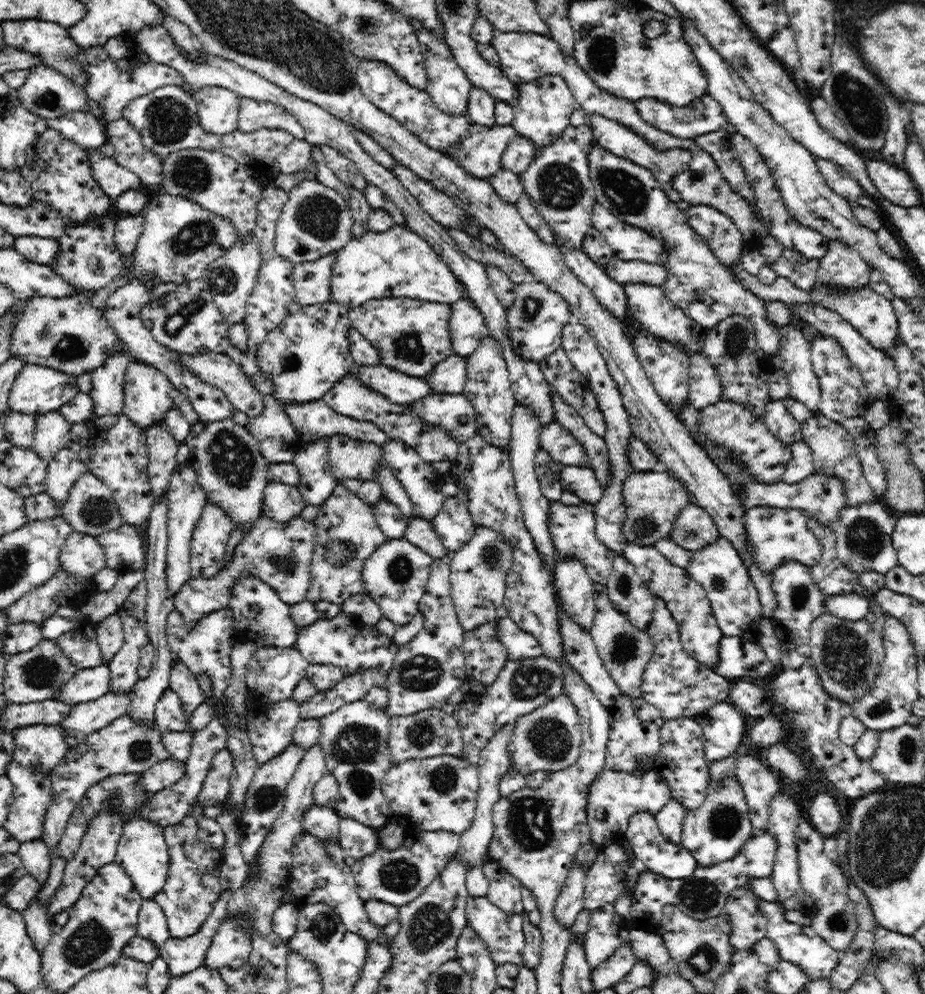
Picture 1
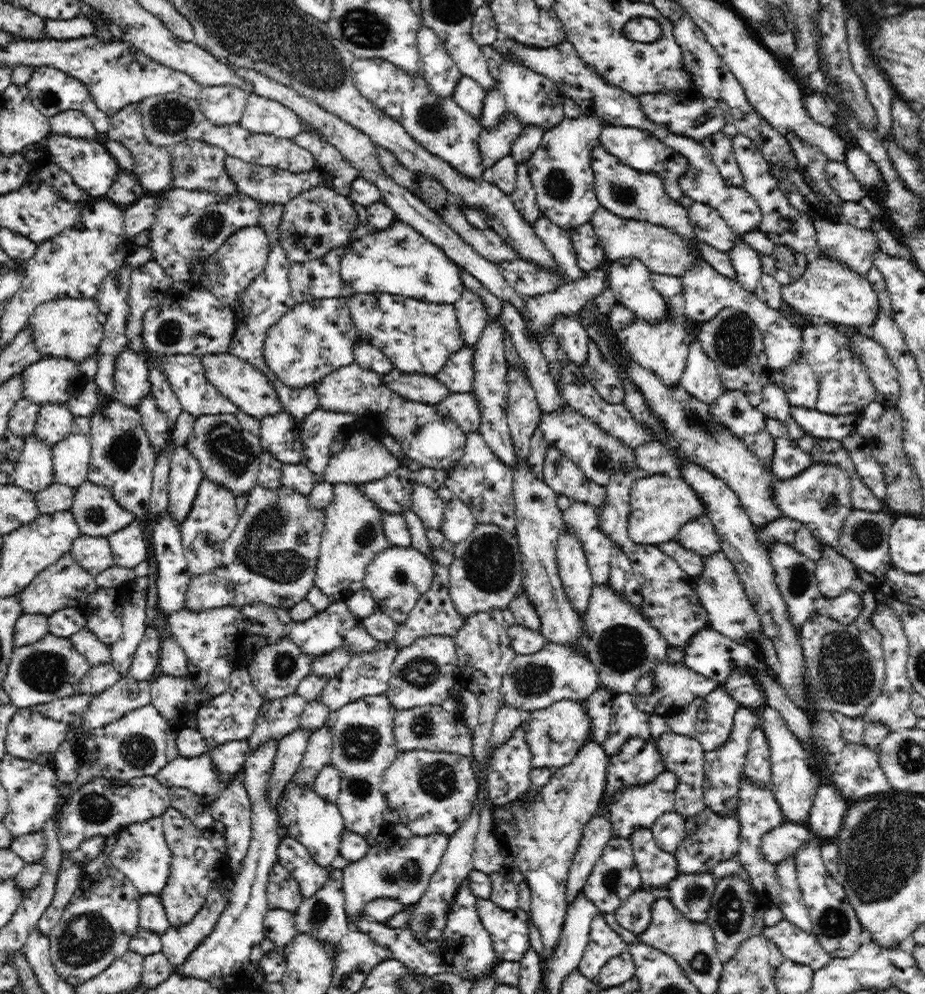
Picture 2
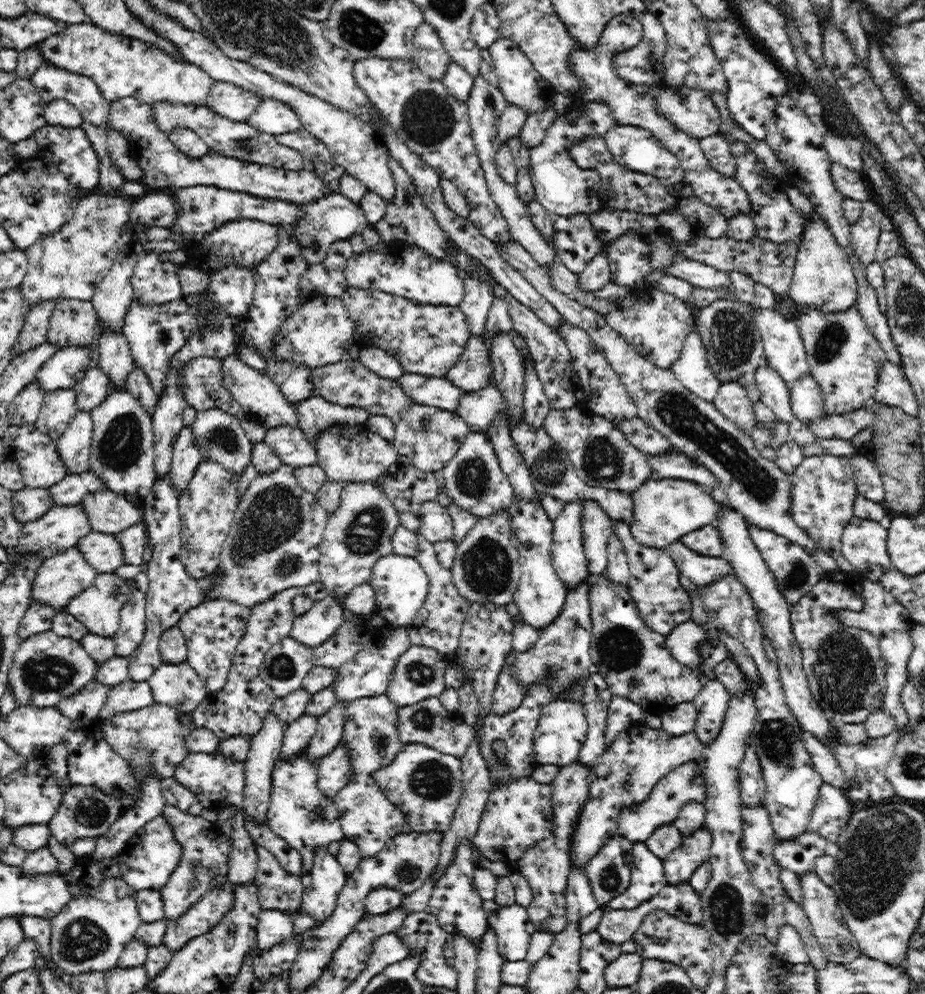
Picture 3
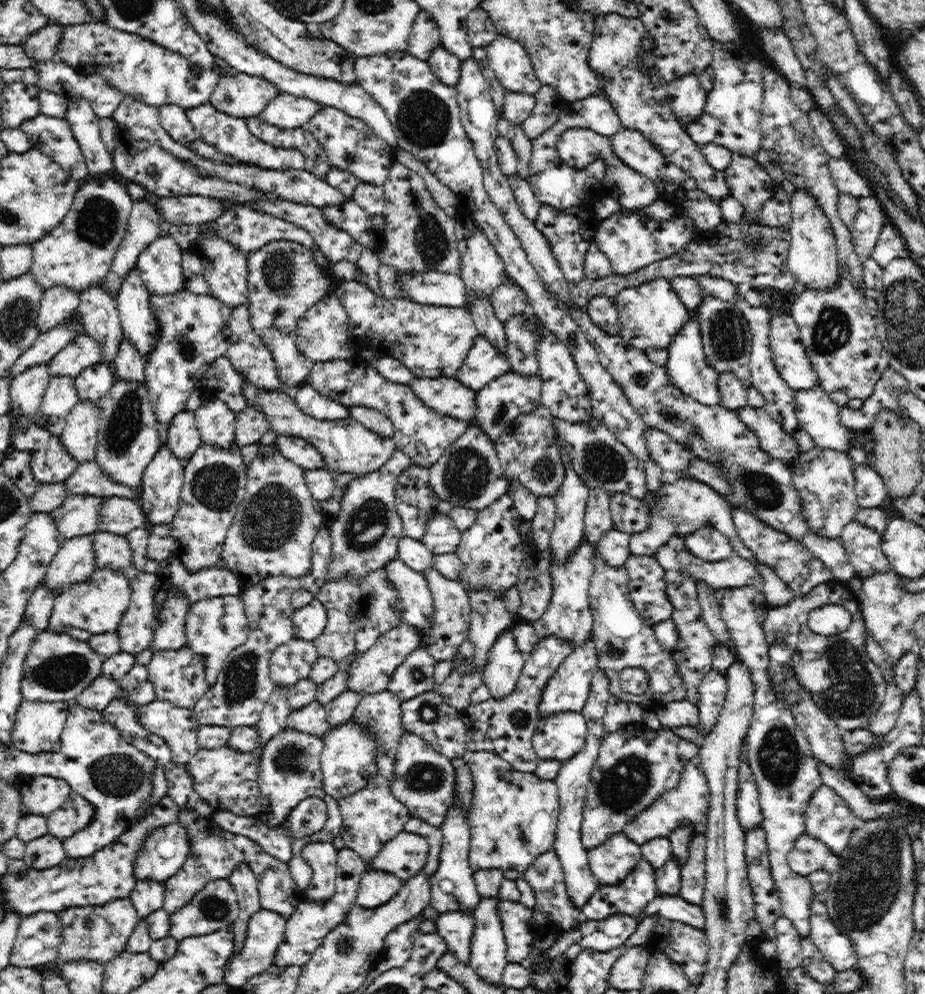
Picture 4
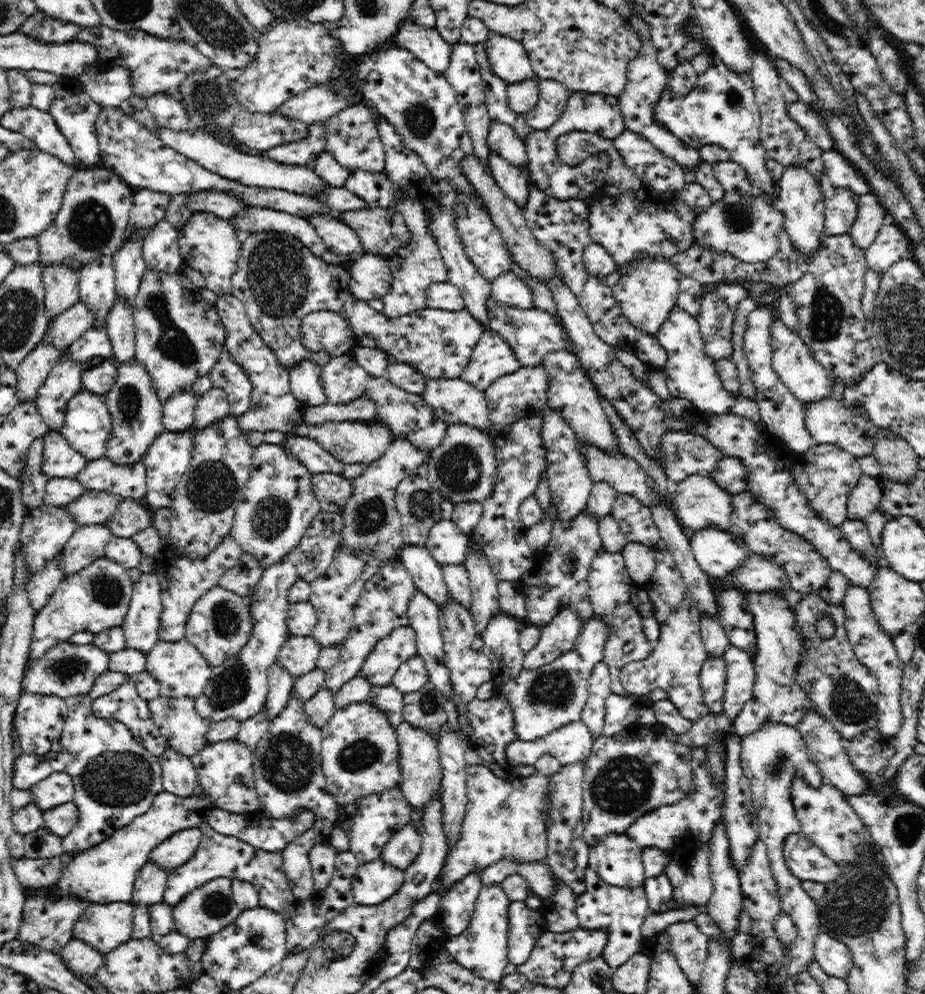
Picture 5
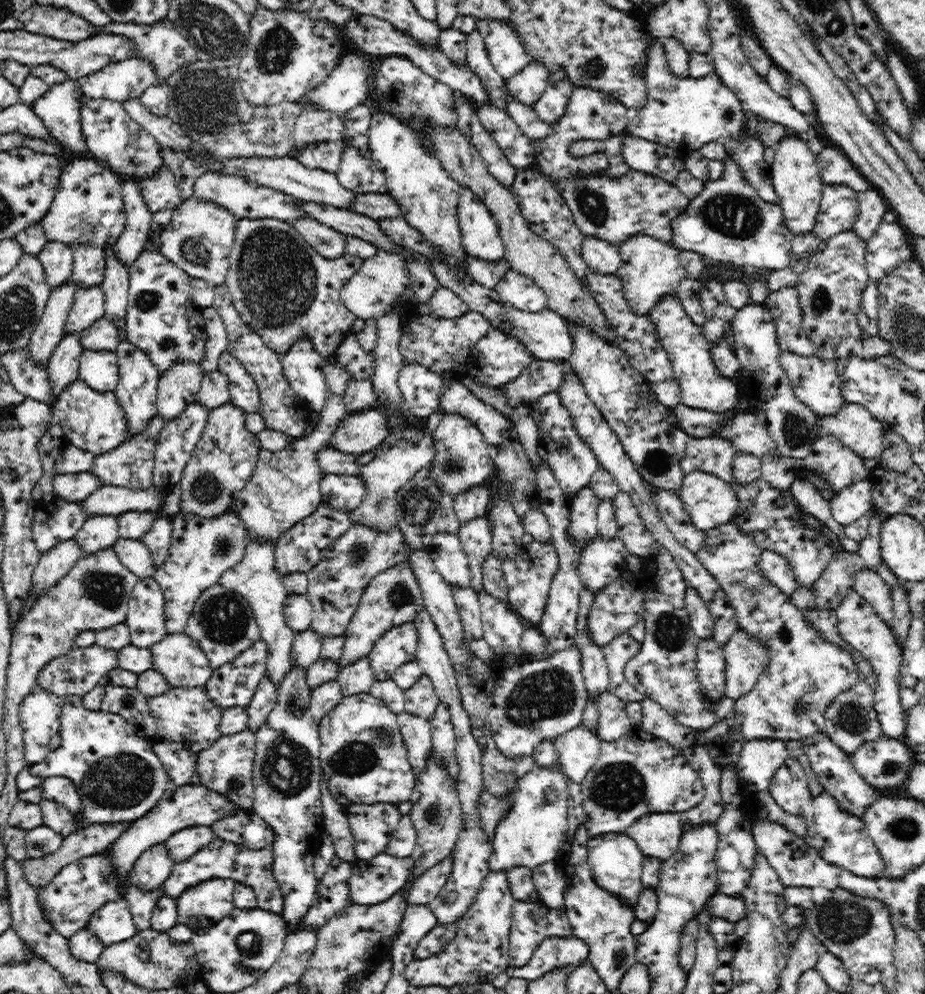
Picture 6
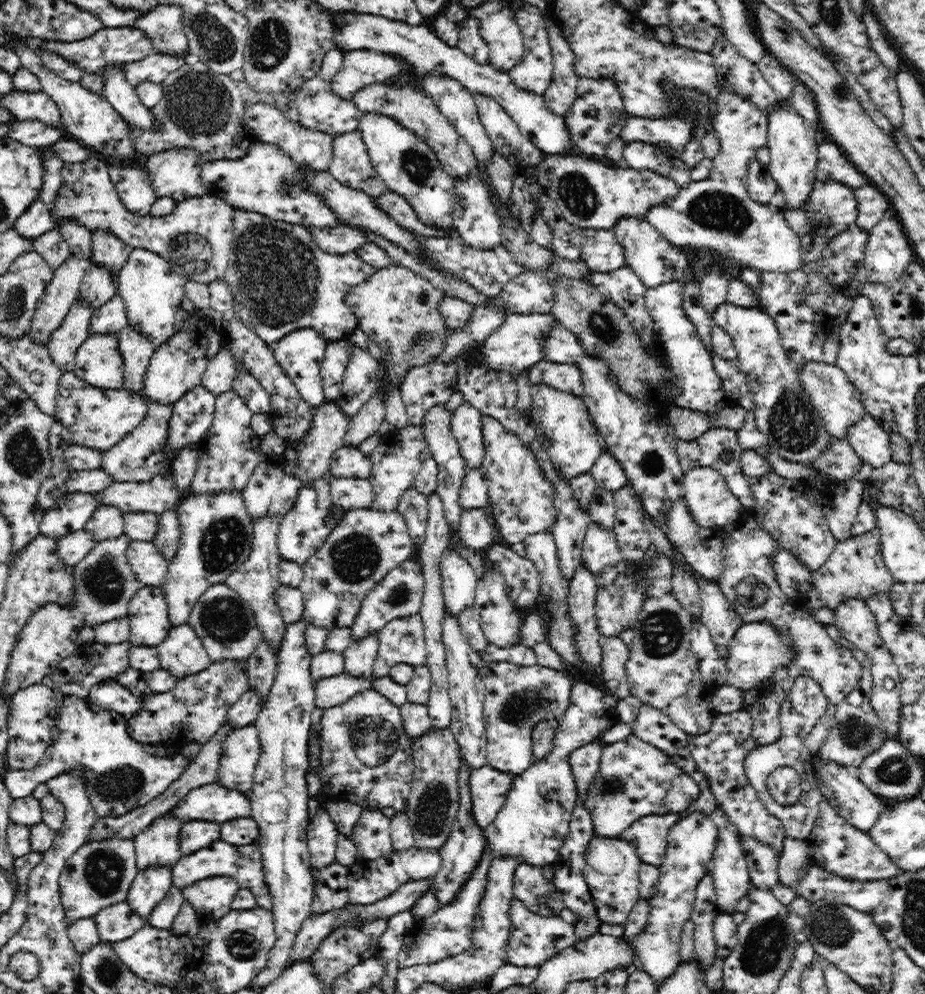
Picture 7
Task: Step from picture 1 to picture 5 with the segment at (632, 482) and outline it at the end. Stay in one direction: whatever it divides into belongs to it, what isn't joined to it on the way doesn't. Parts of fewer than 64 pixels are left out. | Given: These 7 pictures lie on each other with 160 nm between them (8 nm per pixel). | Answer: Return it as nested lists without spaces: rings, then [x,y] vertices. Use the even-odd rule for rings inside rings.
[[[702,473],[680,480],[669,493],[670,504],[673,505],[673,511],[681,526],[687,526],[696,531],[705,528],[728,529],[733,512],[732,497],[733,495],[726,488],[722,488],[708,474]],[[626,543],[621,553],[629,576],[635,585],[646,585],[651,580],[656,563],[653,561],[653,548],[640,543]]]

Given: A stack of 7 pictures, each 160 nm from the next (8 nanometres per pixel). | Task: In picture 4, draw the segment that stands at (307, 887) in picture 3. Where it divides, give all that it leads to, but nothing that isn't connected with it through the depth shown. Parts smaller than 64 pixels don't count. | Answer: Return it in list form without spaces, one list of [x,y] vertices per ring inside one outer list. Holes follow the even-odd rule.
[[[329,842],[303,844],[299,850],[311,866],[313,877],[304,894],[307,900],[328,900],[334,896],[338,849]]]

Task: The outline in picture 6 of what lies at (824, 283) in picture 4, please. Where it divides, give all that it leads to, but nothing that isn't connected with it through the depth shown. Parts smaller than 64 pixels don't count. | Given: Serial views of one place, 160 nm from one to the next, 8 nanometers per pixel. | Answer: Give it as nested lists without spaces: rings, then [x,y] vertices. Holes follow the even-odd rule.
[[[788,129],[786,135],[780,138],[774,150],[774,162],[771,164],[772,183],[779,197],[778,205],[783,211],[786,225],[795,235],[813,232],[825,188],[821,178],[820,158],[811,150],[807,139],[791,129]]]

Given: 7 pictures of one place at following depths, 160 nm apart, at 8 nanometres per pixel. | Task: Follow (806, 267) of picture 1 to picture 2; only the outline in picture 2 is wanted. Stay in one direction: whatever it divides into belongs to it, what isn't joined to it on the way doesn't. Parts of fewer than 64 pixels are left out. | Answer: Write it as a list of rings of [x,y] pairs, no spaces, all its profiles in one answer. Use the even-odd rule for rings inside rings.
[[[774,244],[774,250],[770,254],[758,253],[762,274],[767,274],[782,286],[788,286],[798,280],[804,274],[807,255],[782,244]]]

